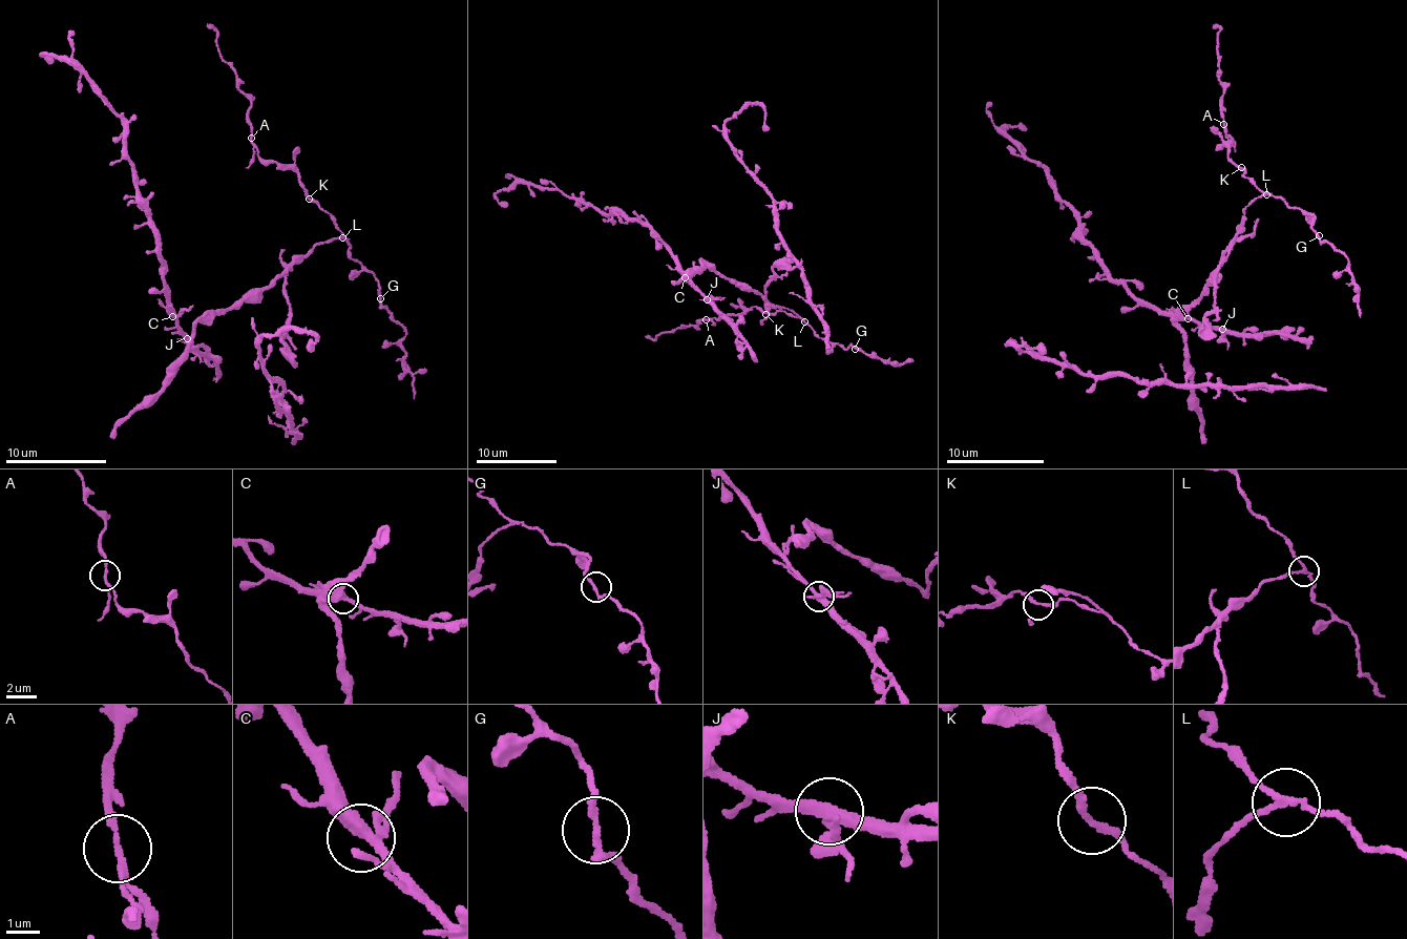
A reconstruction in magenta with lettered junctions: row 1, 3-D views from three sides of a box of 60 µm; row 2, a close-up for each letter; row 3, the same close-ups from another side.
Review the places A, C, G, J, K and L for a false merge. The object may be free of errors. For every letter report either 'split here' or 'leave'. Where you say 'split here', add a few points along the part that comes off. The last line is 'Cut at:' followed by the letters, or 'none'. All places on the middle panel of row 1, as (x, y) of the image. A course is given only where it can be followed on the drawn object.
A: leave
C: leave
G: leave
J: leave
K: leave
L: split here; course (804, 321), (782, 307), (763, 301), (759, 294), (740, 290), (725, 277), (710, 271), (704, 263), (675, 282)
Cut at: L

